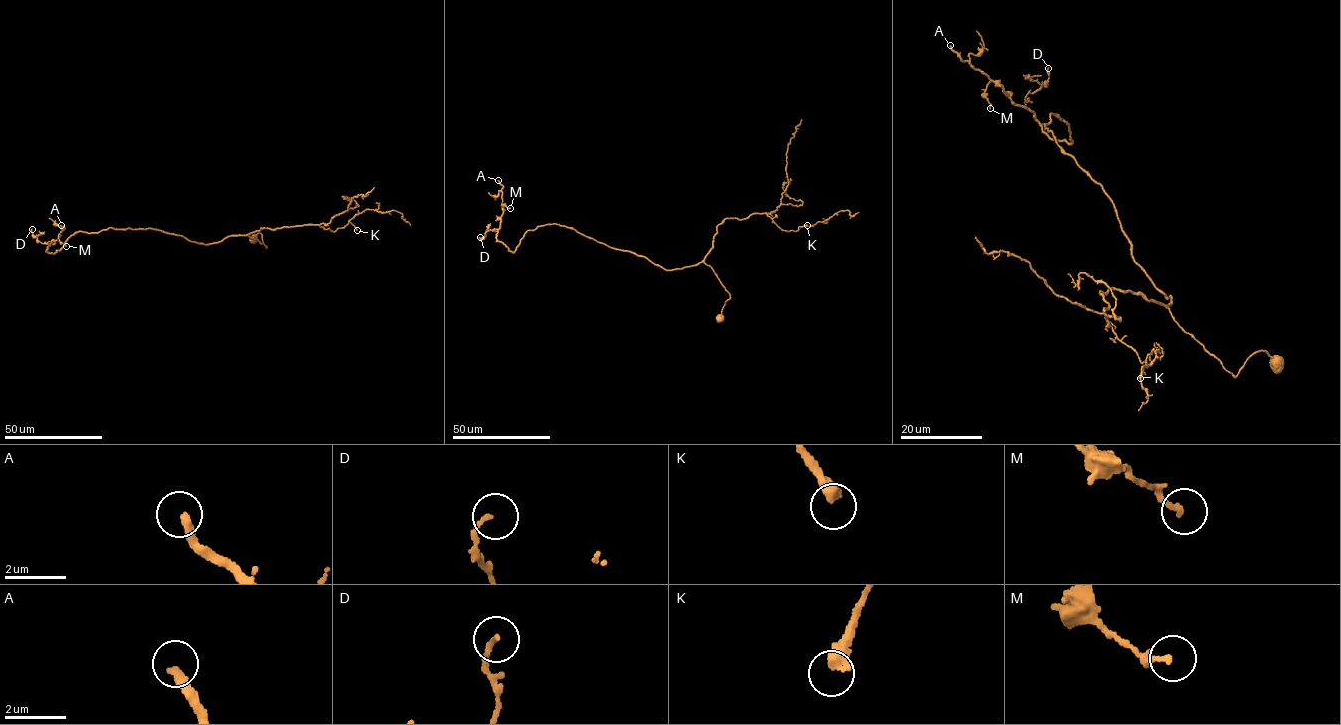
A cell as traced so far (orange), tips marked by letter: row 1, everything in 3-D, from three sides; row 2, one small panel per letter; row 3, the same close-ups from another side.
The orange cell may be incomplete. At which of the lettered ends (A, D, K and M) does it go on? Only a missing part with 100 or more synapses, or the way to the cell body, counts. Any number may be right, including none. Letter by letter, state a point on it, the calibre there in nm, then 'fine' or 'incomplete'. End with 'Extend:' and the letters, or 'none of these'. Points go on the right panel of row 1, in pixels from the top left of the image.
A: place (950, 45); calibre 300 nm; incomplete
D: place (1048, 68); calibre 130 nm; fine
K: place (1140, 378); calibre 420 nm; fine
M: place (990, 108); calibre 170 nm; fine
Extend: A

